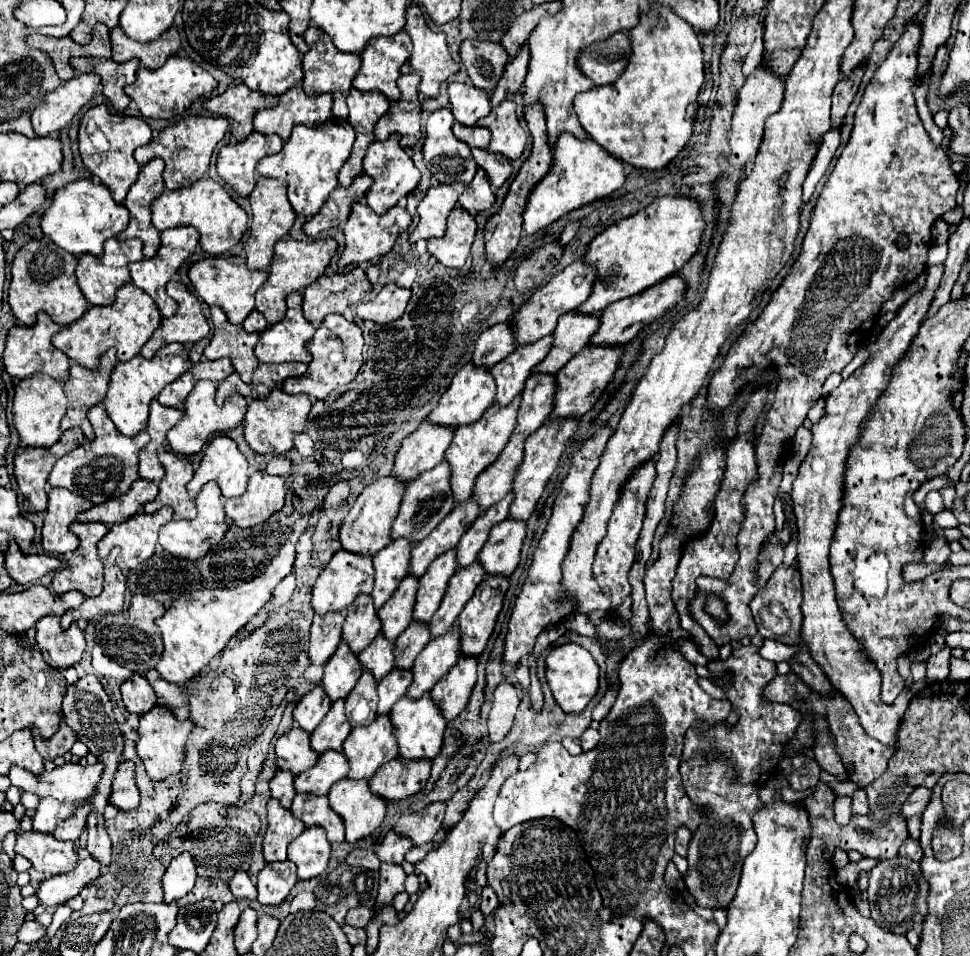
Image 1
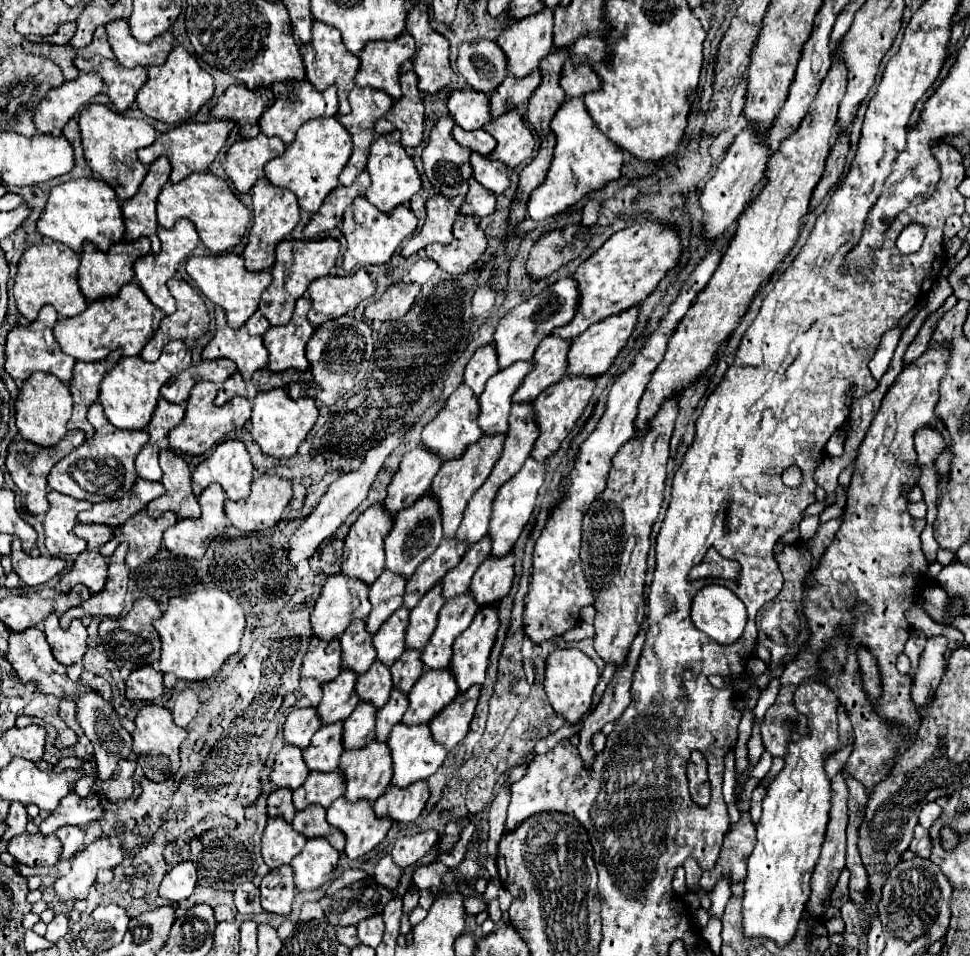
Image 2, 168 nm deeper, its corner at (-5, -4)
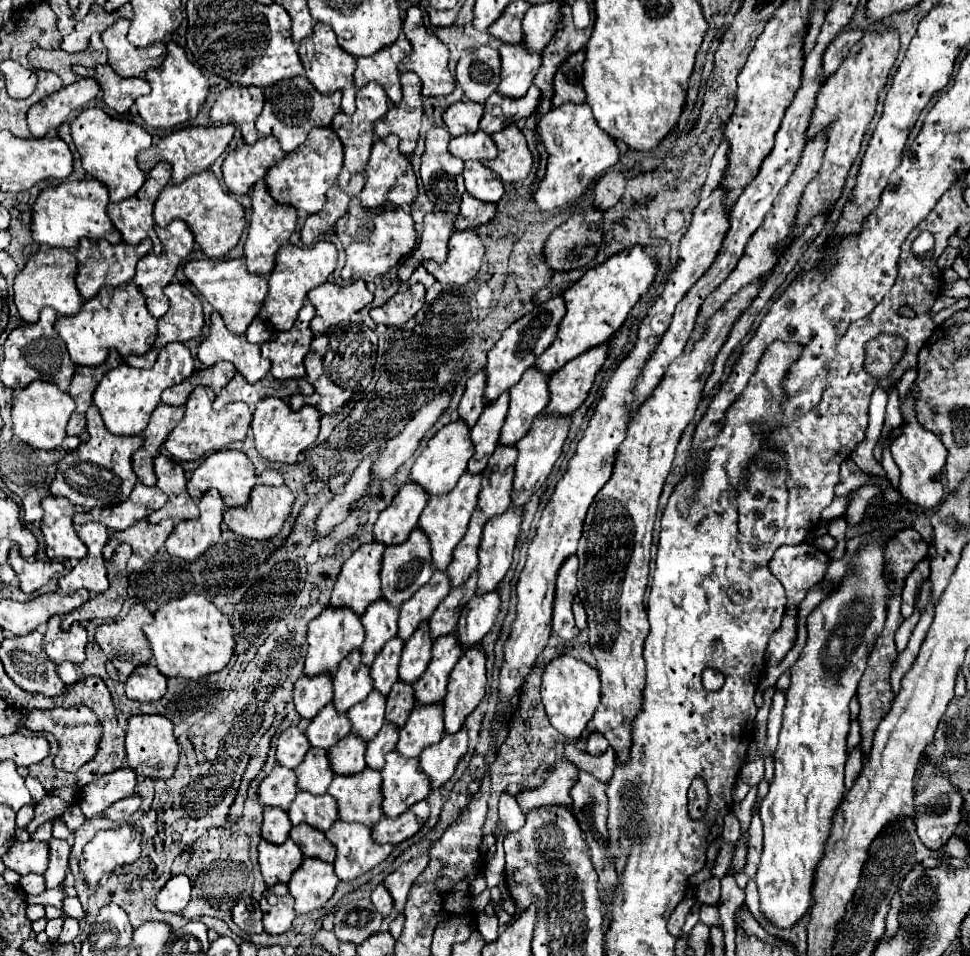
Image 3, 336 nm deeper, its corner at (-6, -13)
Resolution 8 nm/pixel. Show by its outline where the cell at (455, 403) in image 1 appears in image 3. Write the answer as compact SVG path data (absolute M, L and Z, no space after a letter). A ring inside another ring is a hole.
M462 419L452 421L452 423L444 425L428 441L426 449L418 455L418 459L414 461L414 467L410 471L410 481L420 483L430 495L442 495L442 493L454 489L454 485L462 477L462 473L466 471L472 455L474 455L474 443L472 443L472 437L470 437L470 427Z

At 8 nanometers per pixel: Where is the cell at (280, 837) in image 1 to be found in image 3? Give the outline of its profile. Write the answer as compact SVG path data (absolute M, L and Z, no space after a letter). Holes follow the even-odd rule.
M286 839L282 845L260 841L258 861L266 885L272 887L274 883L288 883L292 873L304 861L304 855L290 839Z

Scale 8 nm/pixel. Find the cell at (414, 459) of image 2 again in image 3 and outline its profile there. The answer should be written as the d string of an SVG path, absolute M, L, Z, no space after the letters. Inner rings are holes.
M408 481L400 487L386 511L380 513L374 525L374 539L386 545L402 543L410 531L418 525L420 513L426 507L428 493L414 481Z

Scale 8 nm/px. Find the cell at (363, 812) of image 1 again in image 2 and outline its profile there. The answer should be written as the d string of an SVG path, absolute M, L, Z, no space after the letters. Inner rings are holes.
M337 798L331 804L331 808L327 810L327 822L331 826L339 828L345 834L347 844L345 844L343 854L347 858L351 858L351 860L355 860L359 856L365 856L367 852L371 852L387 836L387 832L391 828L391 820L389 818L377 818L369 802L355 802L355 804L351 804L351 802L345 802L345 798Z

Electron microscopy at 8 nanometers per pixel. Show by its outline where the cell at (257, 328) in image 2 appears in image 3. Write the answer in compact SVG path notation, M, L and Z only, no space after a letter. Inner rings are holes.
M256 317L252 323L250 323L250 327L248 327L248 331L246 331L246 339L250 341L250 343L264 343L266 339L270 339L270 335L272 335L272 327L270 327L270 323L266 323L264 319L260 319L260 317Z

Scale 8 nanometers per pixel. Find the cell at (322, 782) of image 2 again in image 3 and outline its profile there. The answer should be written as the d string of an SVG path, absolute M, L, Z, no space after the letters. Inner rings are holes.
M298 791L294 803L288 809L288 815L292 825L308 823L320 831L328 831L338 819L338 809L328 793L310 795L306 791Z

